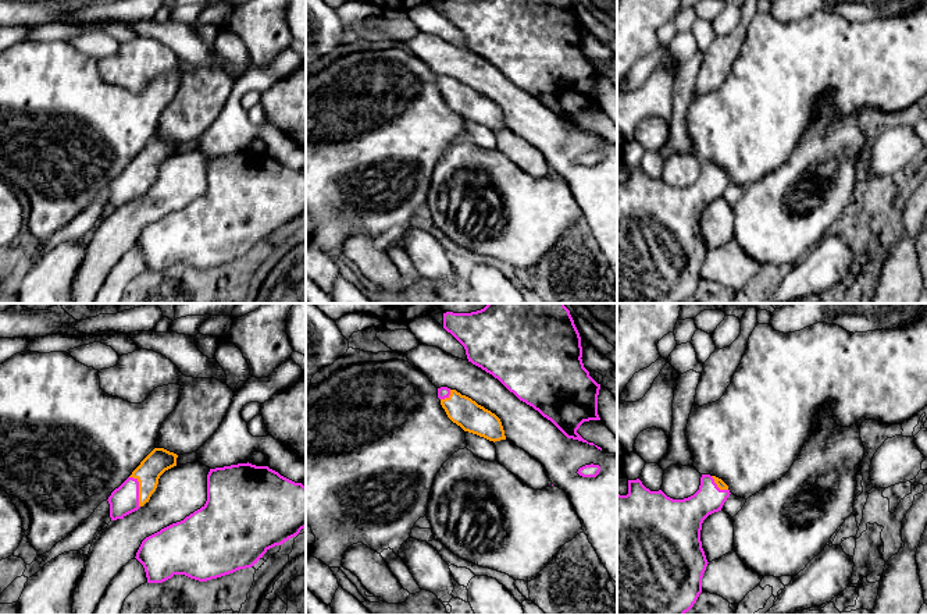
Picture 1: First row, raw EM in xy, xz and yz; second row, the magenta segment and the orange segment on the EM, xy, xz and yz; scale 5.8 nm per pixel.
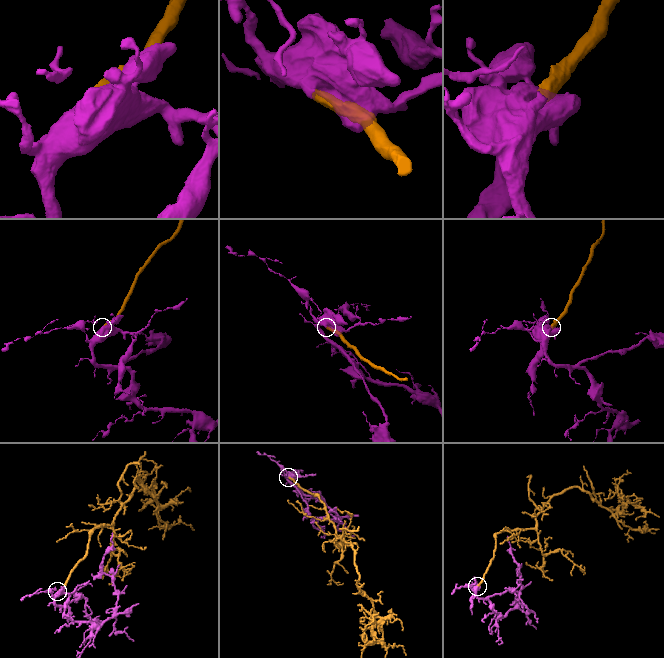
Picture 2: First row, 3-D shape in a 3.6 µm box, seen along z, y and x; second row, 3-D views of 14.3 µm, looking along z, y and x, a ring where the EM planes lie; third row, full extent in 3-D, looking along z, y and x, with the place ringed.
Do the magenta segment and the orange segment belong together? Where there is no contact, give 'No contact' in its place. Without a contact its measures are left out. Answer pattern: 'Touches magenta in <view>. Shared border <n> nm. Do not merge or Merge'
Touches magenta in xy. Shared border 190 nm. Merge

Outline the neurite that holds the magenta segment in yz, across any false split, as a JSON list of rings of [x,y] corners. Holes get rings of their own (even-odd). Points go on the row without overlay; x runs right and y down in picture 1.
[[[702,163],[699,178],[684,188],[650,179],[639,167],[628,168],[628,182],[617,182],[617,303],[684,303],[694,295],[709,252],[700,230],[702,211],[721,199],[730,182],[728,174],[710,163]]]

